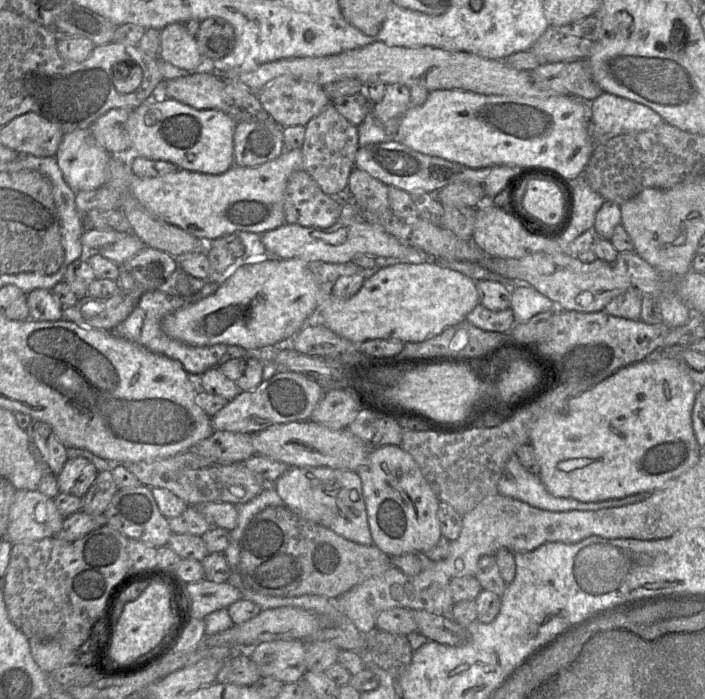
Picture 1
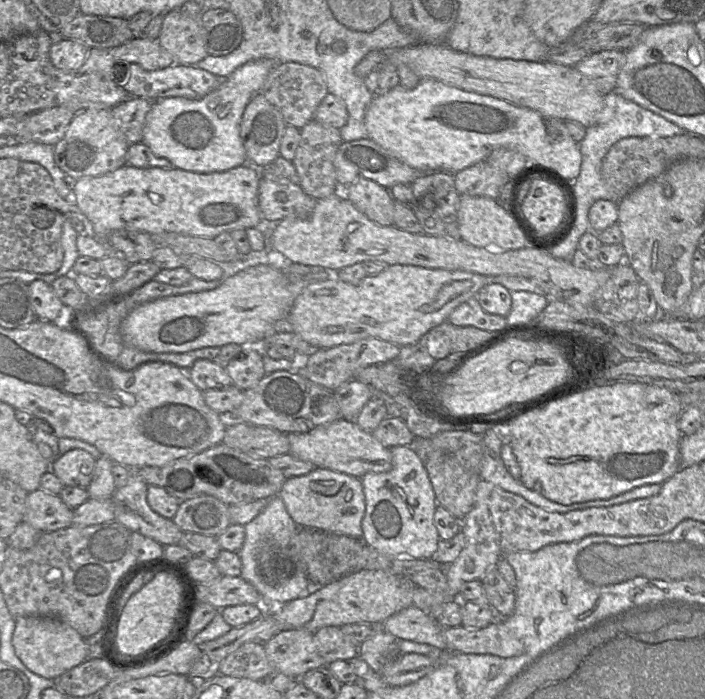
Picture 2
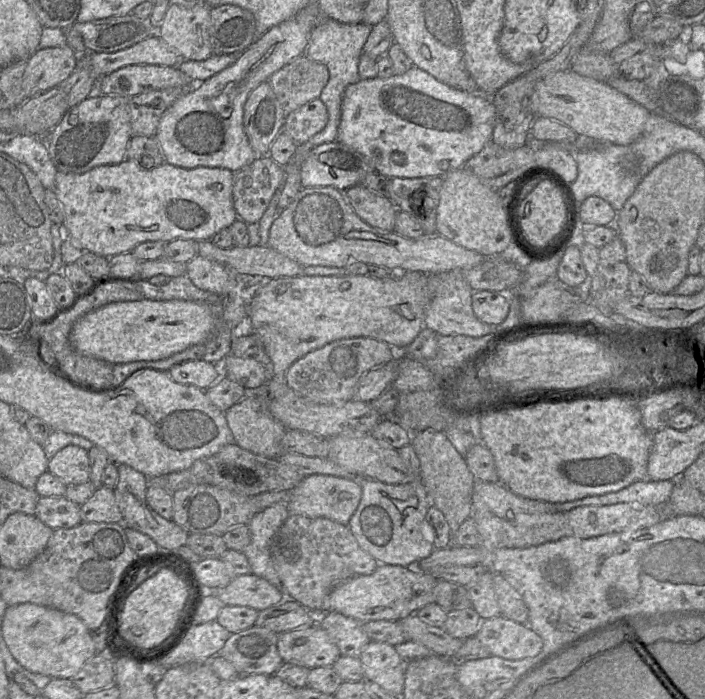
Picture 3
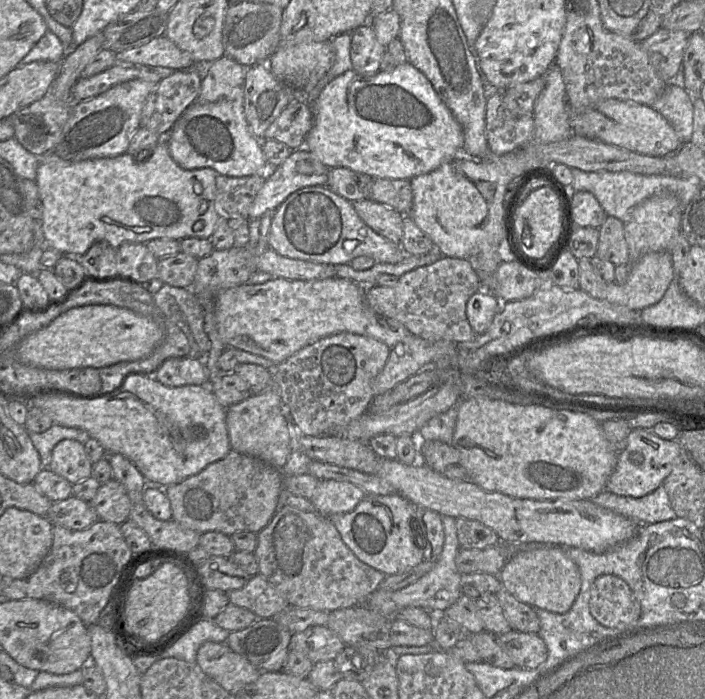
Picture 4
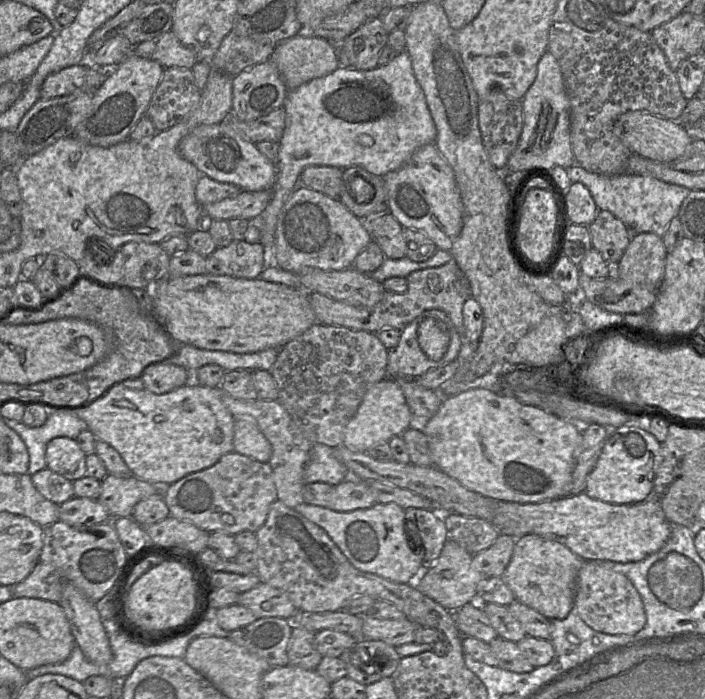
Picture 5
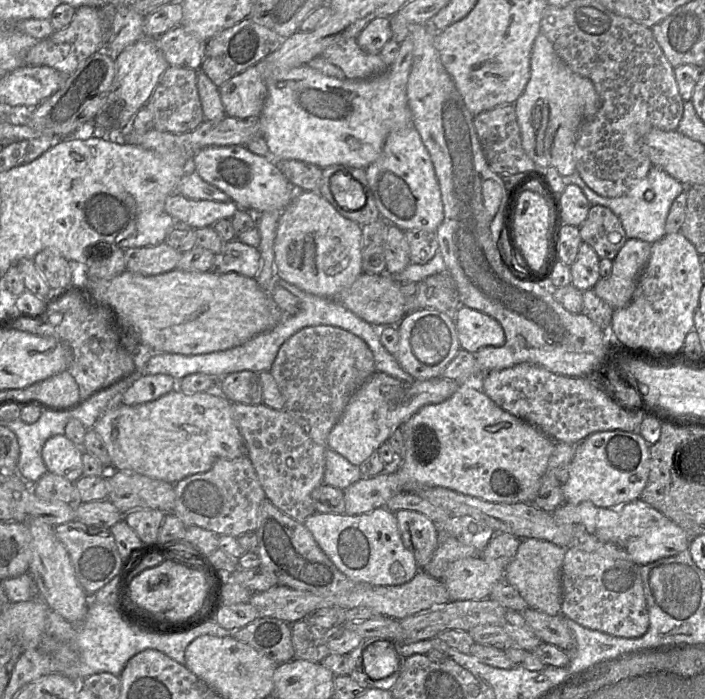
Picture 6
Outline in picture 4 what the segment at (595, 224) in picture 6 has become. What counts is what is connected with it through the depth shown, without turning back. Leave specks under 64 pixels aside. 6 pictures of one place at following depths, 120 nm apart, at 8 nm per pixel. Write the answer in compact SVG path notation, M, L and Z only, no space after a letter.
M607 216L599 228L599 241L596 255L612 262L616 267L631 263L628 244L624 235L624 222Z

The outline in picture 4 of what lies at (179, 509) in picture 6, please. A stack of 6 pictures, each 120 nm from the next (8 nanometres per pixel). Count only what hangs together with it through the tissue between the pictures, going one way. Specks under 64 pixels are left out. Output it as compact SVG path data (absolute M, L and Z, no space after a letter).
M230 450L224 458L211 463L198 474L164 489L170 500L172 519L176 522L199 534L215 531L231 536L238 531L258 533L267 526L276 513L282 488L279 469L255 457Z

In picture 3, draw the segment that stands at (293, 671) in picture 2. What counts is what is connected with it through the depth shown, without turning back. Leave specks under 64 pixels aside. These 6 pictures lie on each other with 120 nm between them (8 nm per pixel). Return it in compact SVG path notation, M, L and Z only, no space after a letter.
M318 624L279 634L277 647L284 662L308 669L332 667L340 656L338 646Z

